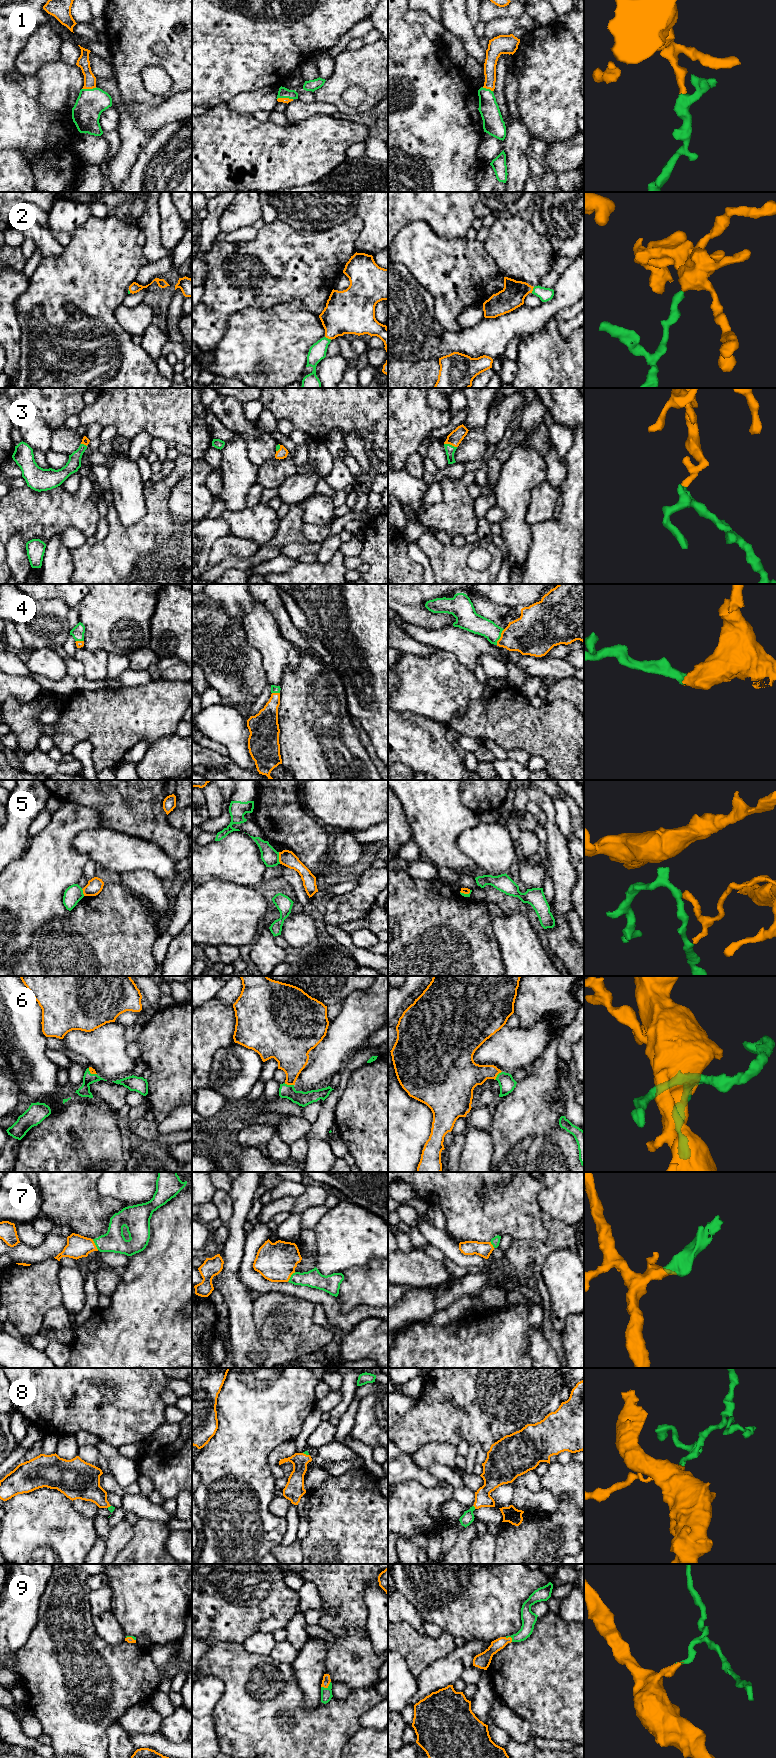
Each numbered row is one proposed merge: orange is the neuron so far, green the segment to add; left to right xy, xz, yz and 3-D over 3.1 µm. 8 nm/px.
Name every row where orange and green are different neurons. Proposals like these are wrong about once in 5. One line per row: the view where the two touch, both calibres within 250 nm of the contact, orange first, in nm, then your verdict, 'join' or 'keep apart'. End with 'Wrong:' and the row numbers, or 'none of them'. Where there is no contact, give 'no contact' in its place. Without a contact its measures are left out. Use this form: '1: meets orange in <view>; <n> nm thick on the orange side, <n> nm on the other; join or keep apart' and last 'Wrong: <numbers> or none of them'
1: meets orange in xz; 50 nm thick on the orange side, 90 nm on the other; join
2: meets orange in xz; 340 nm thick on the orange side, 140 nm on the other; join
3: meets orange in yz; 110 nm thick on the orange side, 80 nm on the other; join
4: meets orange in yz; 340 nm thick on the orange side, 160 nm on the other; join
5: meets orange in xz; 130 nm thick on the orange side, 140 nm on the other; keep apart
6: meets orange in xz; 260 nm thick on the orange side, 120 nm on the other; join
7: meets orange in xy; 180 nm thick on the orange side, 180 nm on the other; join
8: meets orange in yz; 130 nm thick on the orange side, 100 nm on the other; join
9: meets orange in xz; 70 nm thick on the orange side, 100 nm on the other; join
Wrong: 5

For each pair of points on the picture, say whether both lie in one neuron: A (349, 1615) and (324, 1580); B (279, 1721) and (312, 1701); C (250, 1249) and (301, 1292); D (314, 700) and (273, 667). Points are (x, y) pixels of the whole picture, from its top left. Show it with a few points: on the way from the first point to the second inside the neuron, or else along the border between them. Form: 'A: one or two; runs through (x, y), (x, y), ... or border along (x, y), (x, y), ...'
A: one; runs through (349, 1606), (333, 1589)
B: two; border along (297, 1683), (302, 1706), (316, 1708)
C: one; runs through (249, 1267), (249, 1271), (264, 1286), (283, 1287)
D: two; border along (299, 658), (295, 667), (285, 668), (279, 685)

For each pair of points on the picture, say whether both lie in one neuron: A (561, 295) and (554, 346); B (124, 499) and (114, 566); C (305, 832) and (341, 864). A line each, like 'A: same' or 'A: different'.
A: different
B: different
C: different

